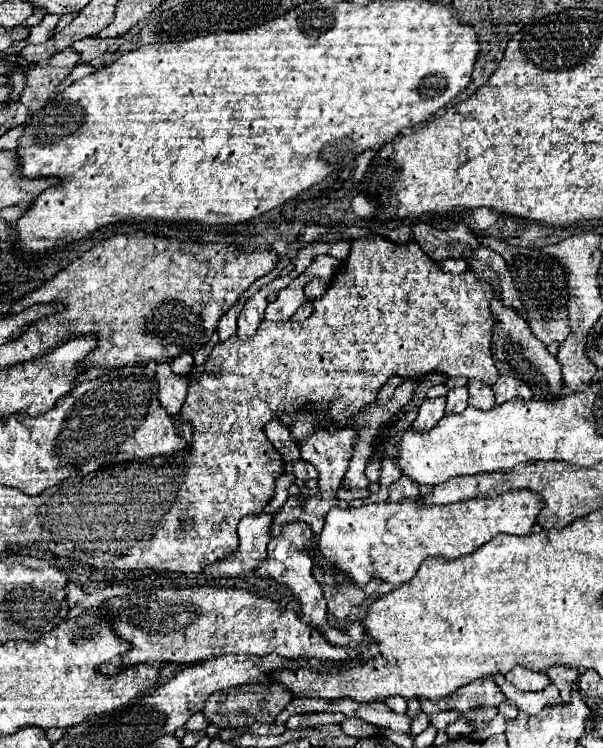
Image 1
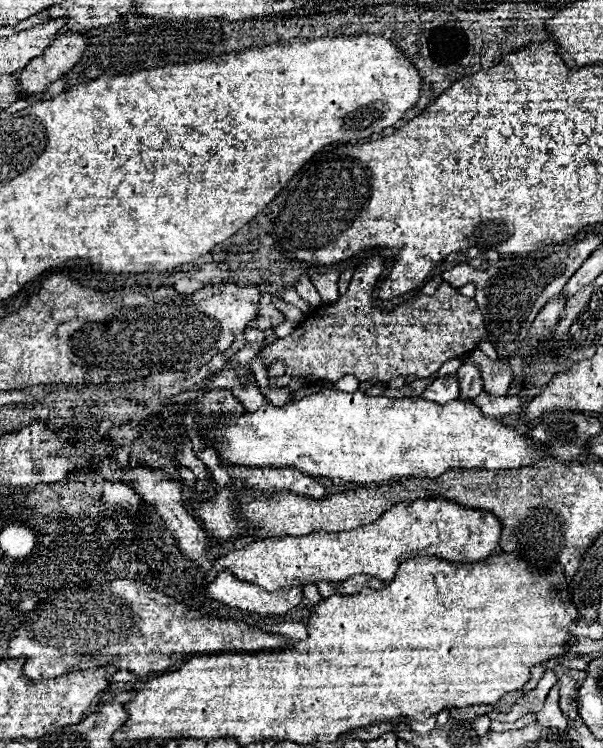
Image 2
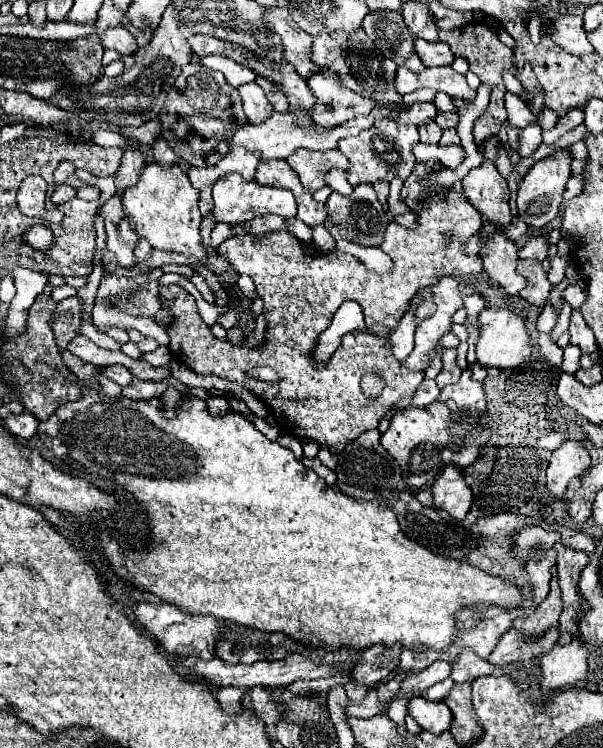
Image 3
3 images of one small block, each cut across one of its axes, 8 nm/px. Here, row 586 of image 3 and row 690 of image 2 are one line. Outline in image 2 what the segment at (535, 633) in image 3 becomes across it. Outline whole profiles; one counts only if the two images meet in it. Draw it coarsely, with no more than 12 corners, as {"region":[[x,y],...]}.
{"region":[[556,684],[548,692],[538,724],[544,728],[568,728],[568,720],[558,708]]}

